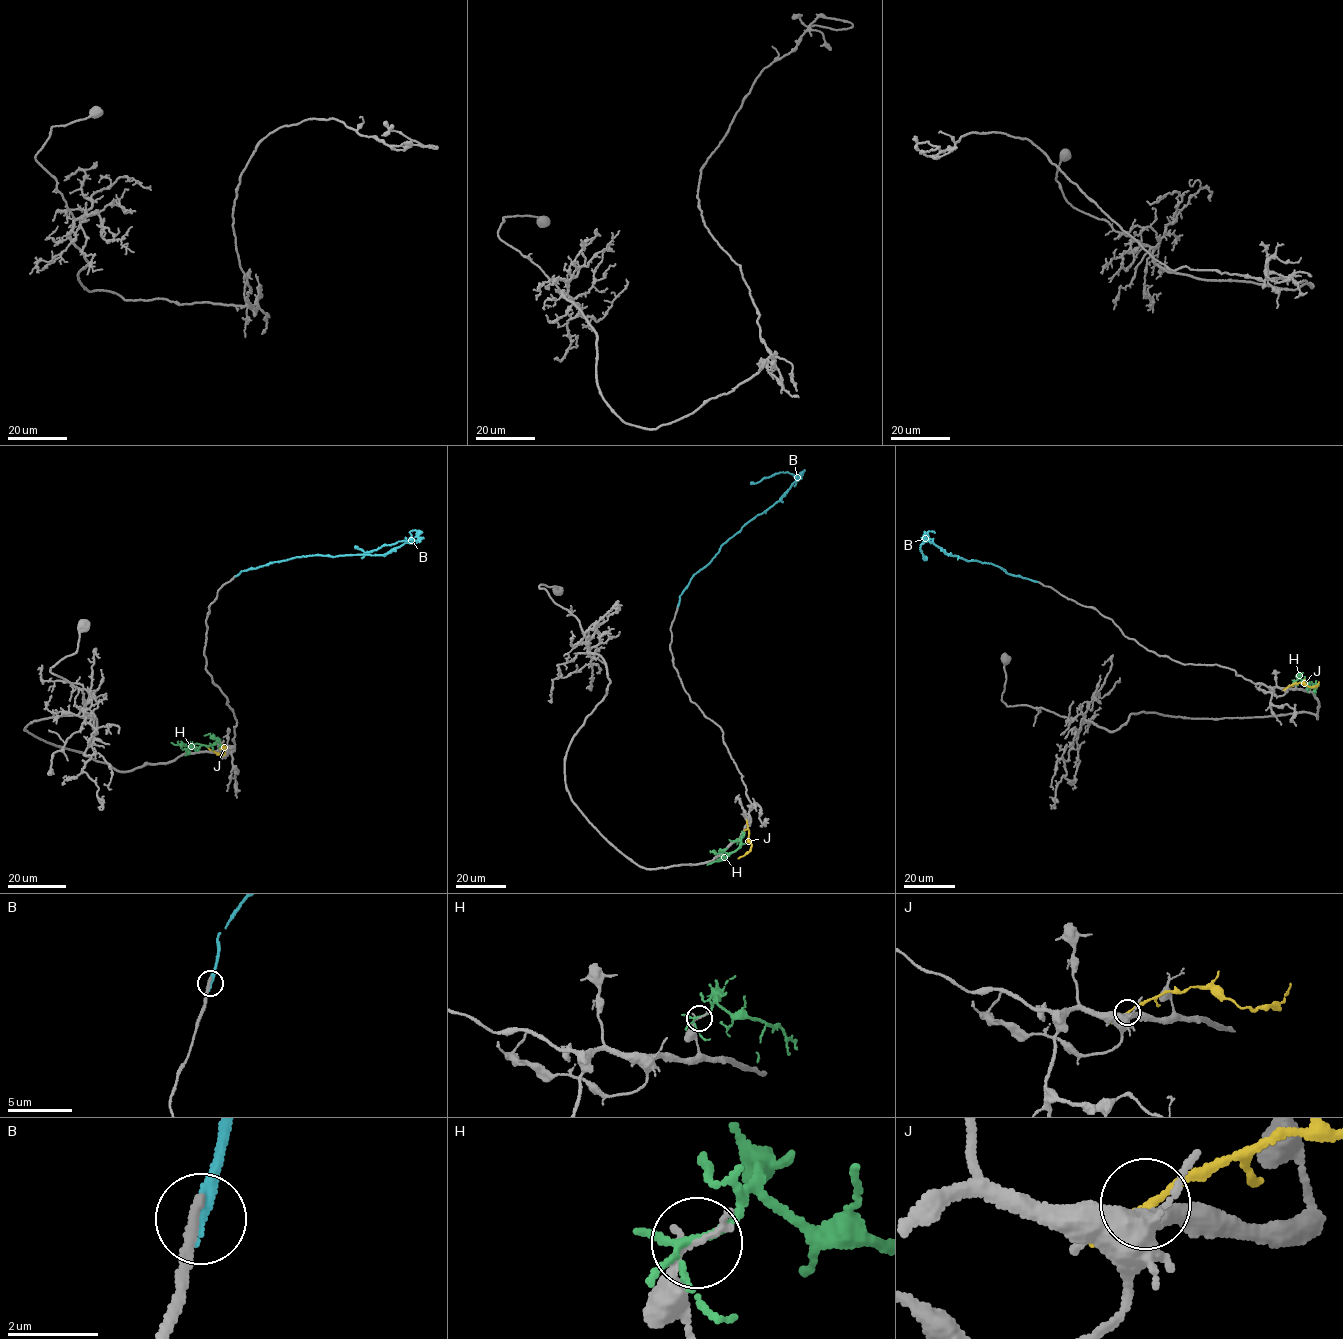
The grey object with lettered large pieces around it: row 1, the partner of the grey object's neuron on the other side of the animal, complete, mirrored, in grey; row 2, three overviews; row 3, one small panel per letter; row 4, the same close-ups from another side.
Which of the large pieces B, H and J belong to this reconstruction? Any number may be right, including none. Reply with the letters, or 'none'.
none

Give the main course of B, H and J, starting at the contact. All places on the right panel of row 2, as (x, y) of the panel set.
B: (1036, 581), (1010, 575), (993, 564), (944, 553), (929, 541), (920, 545), (924, 557)
H: (1295, 681), (1299, 678), (1318, 684)
J: (1286, 687), (1299, 682), (1314, 687), (1319, 681)

